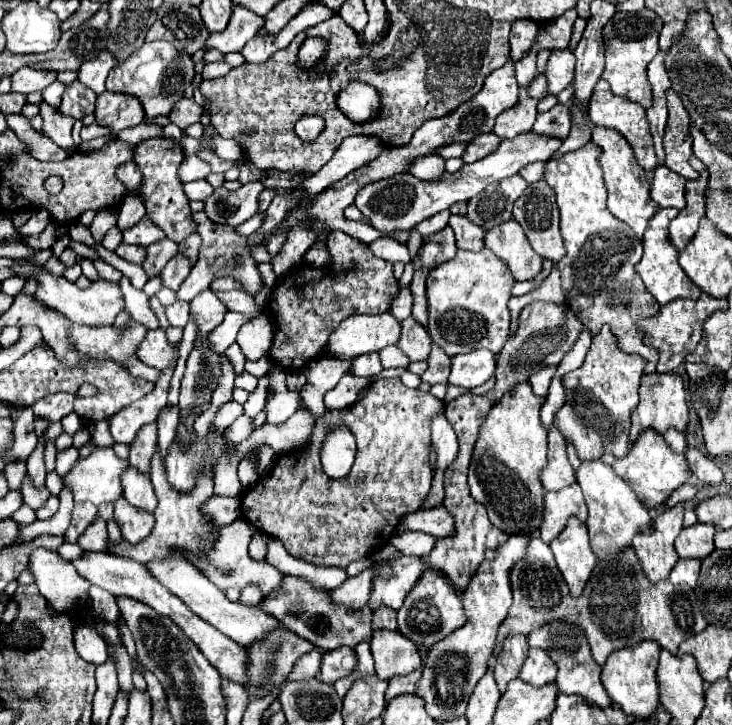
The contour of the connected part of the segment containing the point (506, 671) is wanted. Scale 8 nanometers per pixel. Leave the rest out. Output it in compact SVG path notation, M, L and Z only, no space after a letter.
M512 632L512 636L504 638L502 650L498 652L496 662L494 662L494 678L496 678L500 692L504 692L506 684L518 676L518 672L526 660L526 654L528 654L526 636Z

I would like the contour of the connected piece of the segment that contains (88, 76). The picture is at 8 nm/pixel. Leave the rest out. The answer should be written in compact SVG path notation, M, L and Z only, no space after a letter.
M102 52L96 60L92 62L84 62L78 70L78 80L92 88L96 94L102 94L106 88L104 88L104 82L106 82L106 76L108 72L114 68L116 64L116 58L110 54L110 52Z

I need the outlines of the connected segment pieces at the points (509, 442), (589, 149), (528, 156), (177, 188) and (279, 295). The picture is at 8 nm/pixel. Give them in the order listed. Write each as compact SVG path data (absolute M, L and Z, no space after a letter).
M528 382L516 384L512 392L506 392L484 418L480 428L468 472L468 484L472 498L488 510L492 524L506 534L532 534L542 524L544 492L538 472L546 466L548 438L540 422L540 408L544 398L532 392Z
M588 142L574 152L548 160L546 164L544 178L556 192L560 230L566 246L566 256L558 262L562 288L566 304L592 336L608 324L620 350L642 356L646 360L644 372L650 374L656 370L658 352L642 342L642 334L636 330L636 320L658 314L660 304L650 292L646 292L640 276L634 272L634 266L642 256L642 240L628 228L628 224L616 220L606 208L606 186L598 156L600 148L594 142Z
M530 132L516 136L514 140L502 140L498 150L474 164L466 164L462 170L454 174L444 174L442 180L436 182L424 182L416 180L412 174L400 174L392 176L388 180L378 180L356 196L356 208L372 222L372 226L380 232L396 232L396 230L412 230L414 224L420 220L426 220L446 208L450 208L454 202L468 202L476 194L480 194L488 184L500 182L502 178L518 174L526 164L548 160L558 148L562 140L558 138L546 138L546 136L534 136Z
M152 138L144 140L134 146L134 162L144 174L144 184L140 186L140 194L144 196L144 206L146 206L146 216L164 230L164 234L172 242L182 242L188 238L192 232L196 232L196 224L192 222L188 198L182 190L182 182L178 180L178 166L184 160L184 152L178 146L178 142L168 140L168 138Z
M334 232L328 236L328 252L332 256L328 268L300 264L274 286L272 300L266 304L268 312L276 314L276 336L268 358L286 370L300 370L316 356L330 356L328 336L344 318L390 312L392 298L398 294L398 280L392 272L394 264L374 256L364 242L344 232Z

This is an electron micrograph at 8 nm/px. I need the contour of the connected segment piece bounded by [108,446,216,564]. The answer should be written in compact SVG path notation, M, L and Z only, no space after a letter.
M156 446L156 452L152 456L152 464L150 464L150 478L152 478L152 484L154 484L154 490L156 490L156 498L158 498L158 506L156 506L156 526L154 526L154 532L142 540L140 544L128 544L126 540L118 542L118 544L112 544L108 542L108 552L114 554L114 556L124 556L124 558L130 558L130 560L136 560L136 562L150 562L150 560L162 560L162 558L168 558L168 556L178 556L172 548L186 548L190 550L194 556L198 556L200 552L208 550L214 540L216 540L216 534L212 534L212 530L216 530L216 526L200 512L200 506L204 500L208 500L208 496L212 496L212 488L214 488L214 482L212 482L212 474L210 474L210 464L206 464L196 480L196 486L192 492L188 494L182 494L182 492L172 492L172 486L168 484L166 476L166 468L164 468L164 460L158 452L158 446Z

